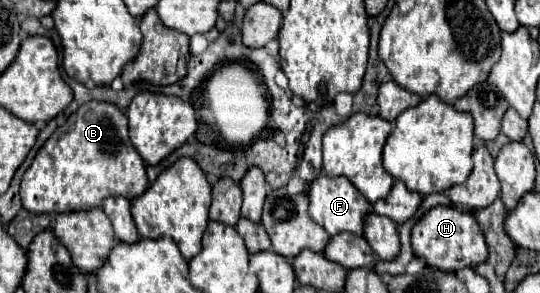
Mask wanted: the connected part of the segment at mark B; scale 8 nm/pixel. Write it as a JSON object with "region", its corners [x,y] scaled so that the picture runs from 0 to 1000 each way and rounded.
{"region":[[[167,341],[74,505],[41,608],[37,669],[41,703],[59,730],[111,730],[181,710],[200,669],[244,683],[267,662],[270,642],[270,560],[241,491],[237,396],[211,355]]]}

